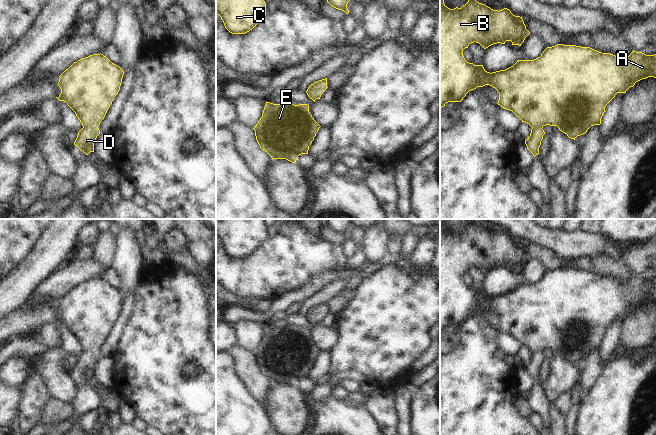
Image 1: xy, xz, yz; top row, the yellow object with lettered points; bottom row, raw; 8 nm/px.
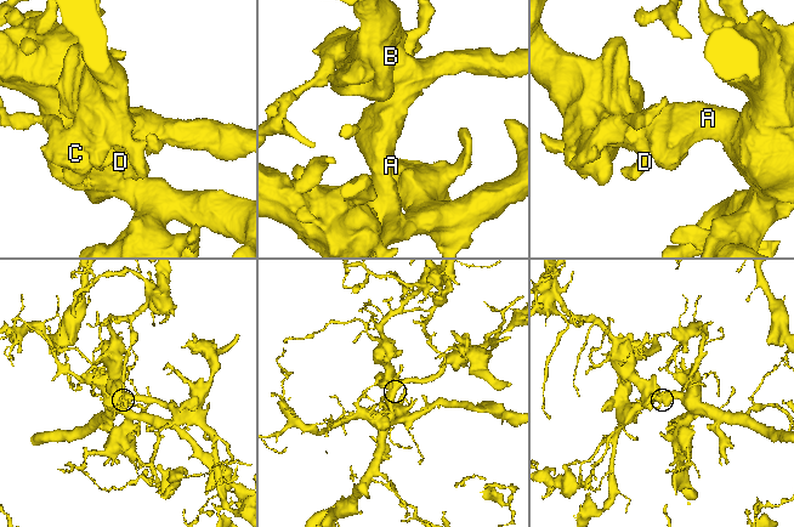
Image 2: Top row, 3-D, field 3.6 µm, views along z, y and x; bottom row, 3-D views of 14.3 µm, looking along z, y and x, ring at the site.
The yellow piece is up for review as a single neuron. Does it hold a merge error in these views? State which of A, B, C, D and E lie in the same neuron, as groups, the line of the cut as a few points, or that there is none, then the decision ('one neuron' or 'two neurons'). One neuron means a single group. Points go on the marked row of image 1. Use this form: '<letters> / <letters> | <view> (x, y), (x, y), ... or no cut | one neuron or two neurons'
A B C D E | no cut | one neuron

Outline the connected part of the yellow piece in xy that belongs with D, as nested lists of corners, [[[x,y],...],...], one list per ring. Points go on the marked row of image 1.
[[[93,54],[74,62],[59,77],[61,93],[57,98],[75,112],[83,128],[78,132],[74,145],[86,155],[94,152],[94,143],[100,134],[98,126],[104,119],[114,97],[118,94],[124,72],[103,54]]]

